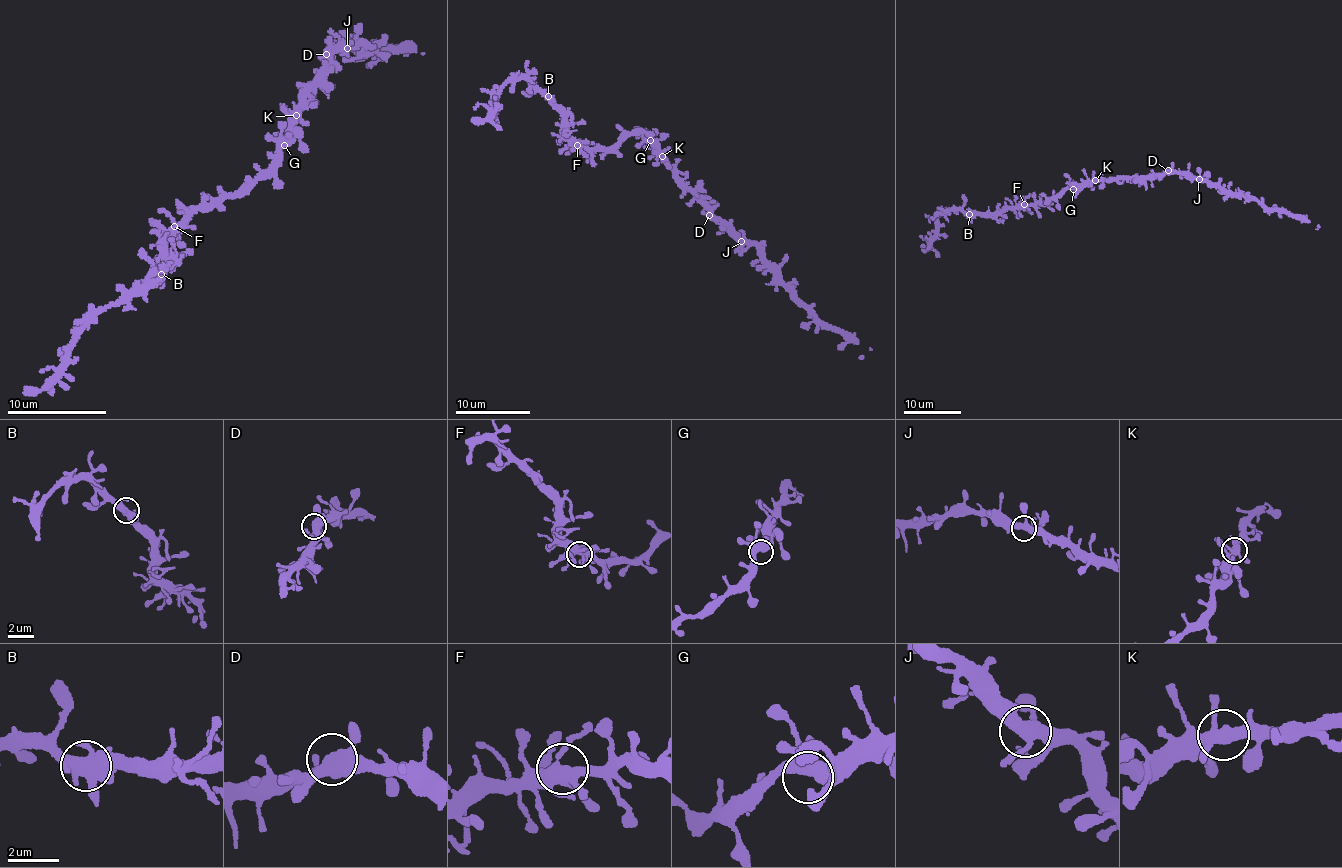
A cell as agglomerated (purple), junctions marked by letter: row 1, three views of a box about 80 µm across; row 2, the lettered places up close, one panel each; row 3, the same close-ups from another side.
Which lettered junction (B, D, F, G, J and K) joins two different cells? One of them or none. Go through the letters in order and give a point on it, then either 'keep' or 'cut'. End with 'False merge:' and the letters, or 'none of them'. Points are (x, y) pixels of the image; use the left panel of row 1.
B: place (161, 274); keep
D: place (326, 54); keep
F: place (174, 226); keep
G: place (284, 145); keep
J: place (347, 48); keep
K: place (296, 115); keep
False merge: none of them

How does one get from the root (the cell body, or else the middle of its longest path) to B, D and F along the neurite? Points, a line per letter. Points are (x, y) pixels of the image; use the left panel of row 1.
B: (282, 141), (266, 170), (231, 195), (192, 207), (182, 224), (171, 228), (163, 249), (174, 259), (161, 274)
D: (282, 141), (300, 100), (320, 74), (326, 54)
F: (282, 141), (266, 170), (231, 195), (192, 207), (182, 224), (174, 226)

